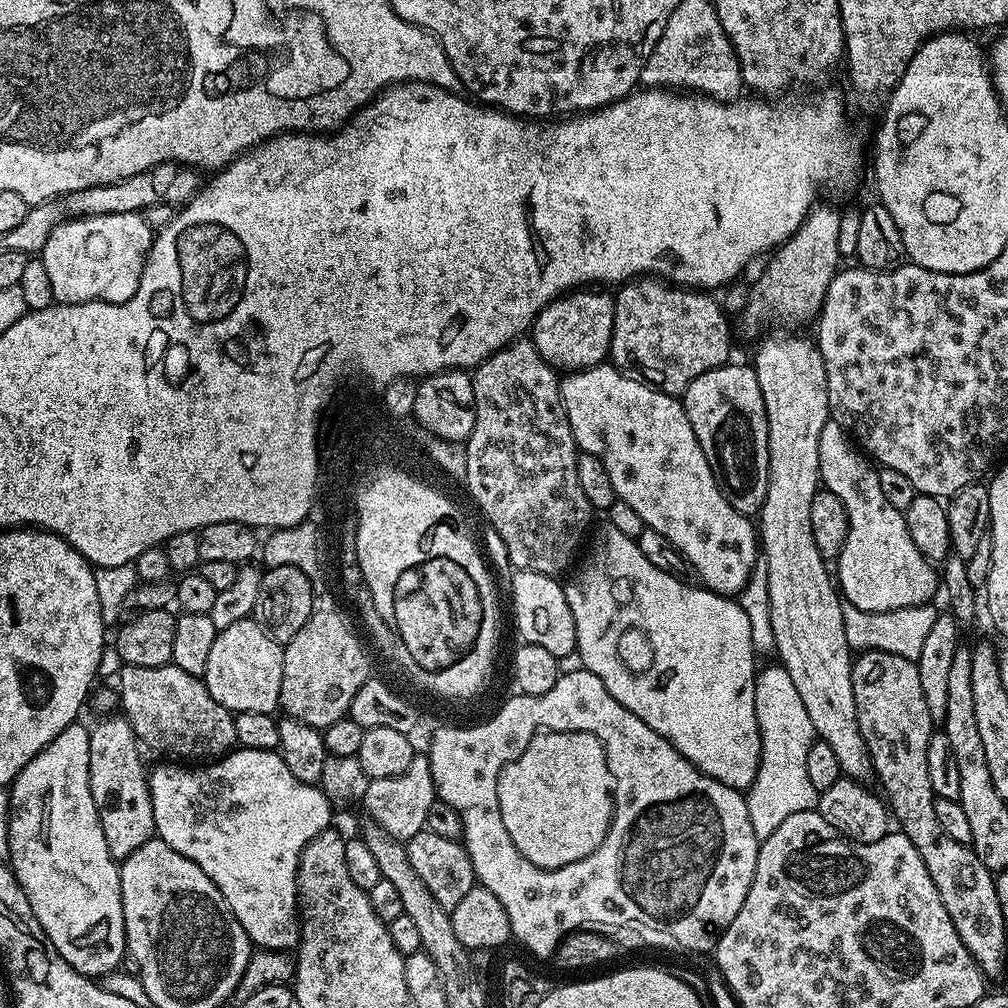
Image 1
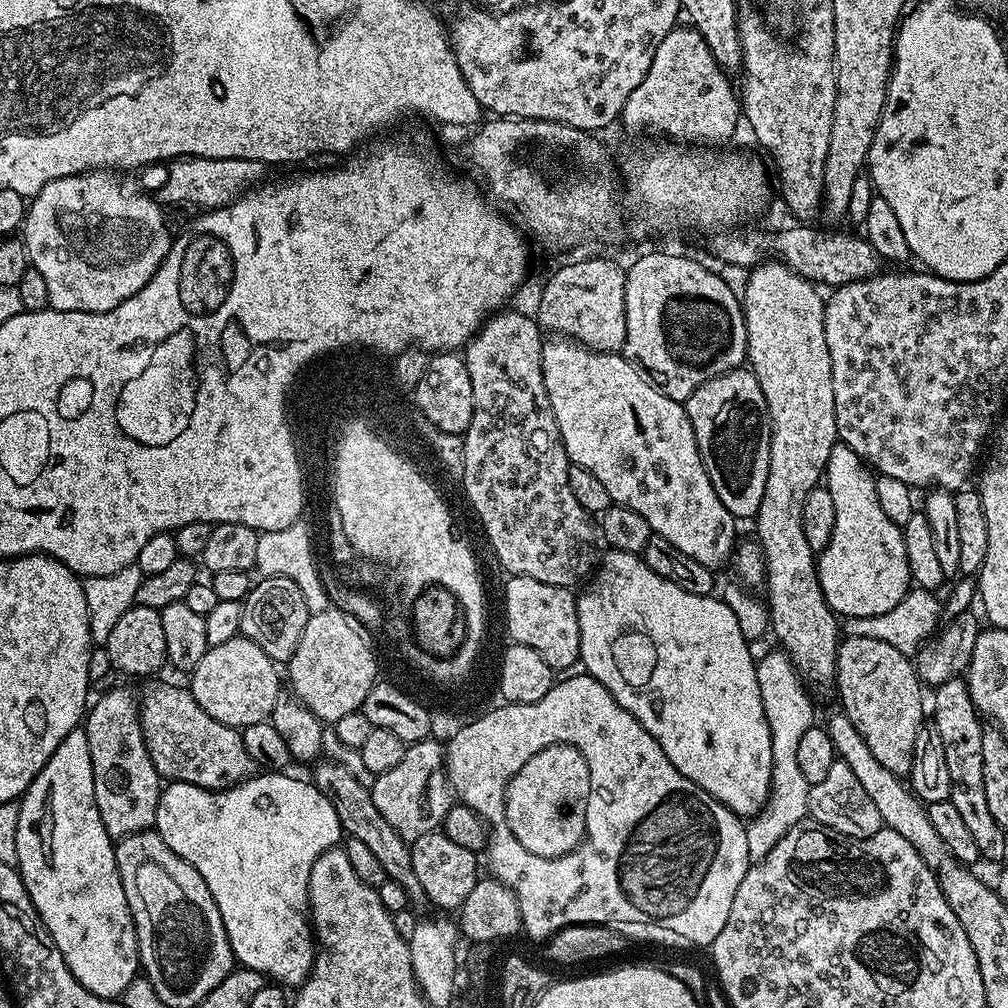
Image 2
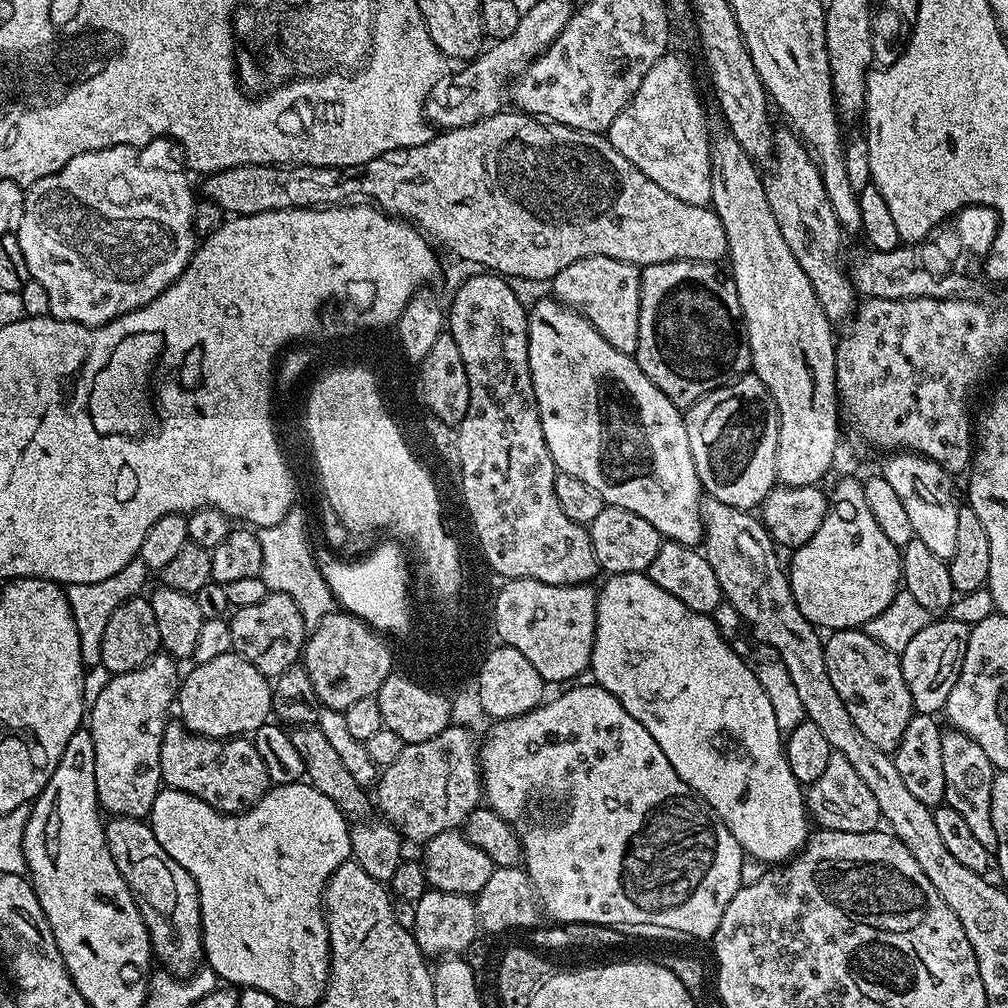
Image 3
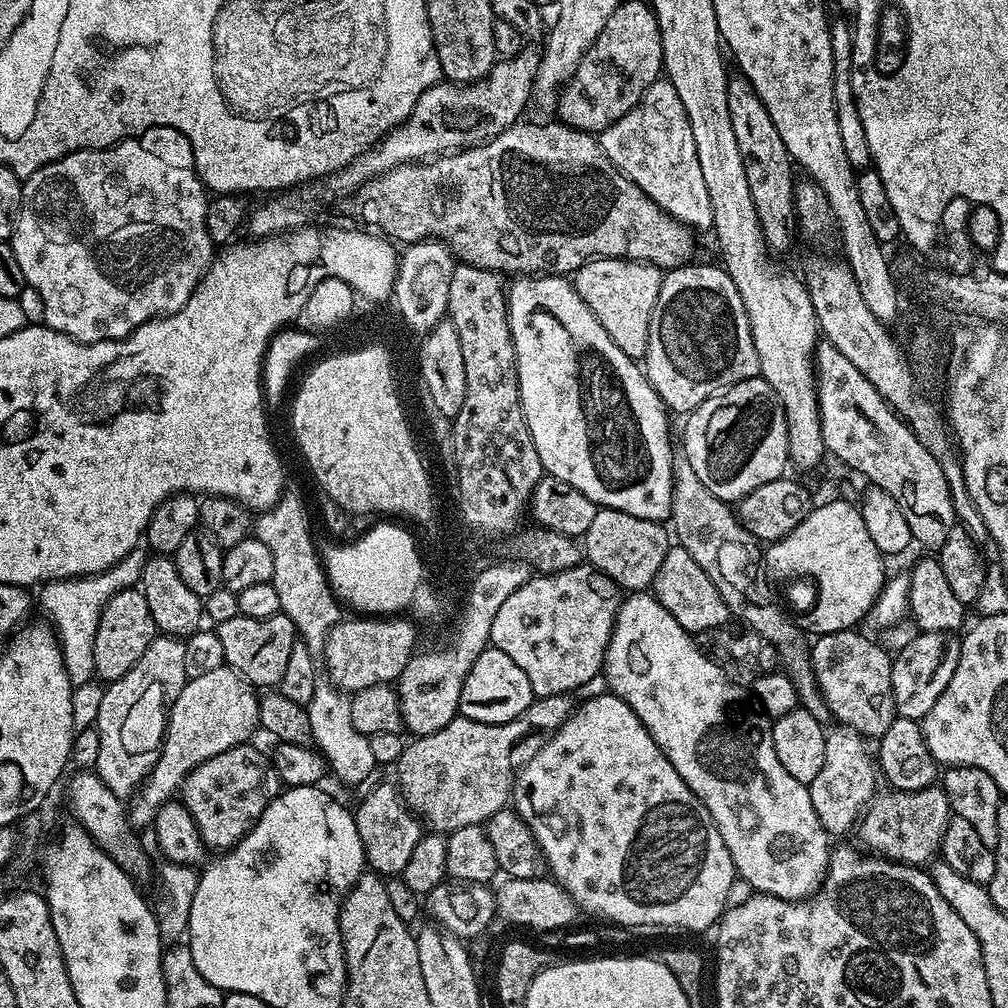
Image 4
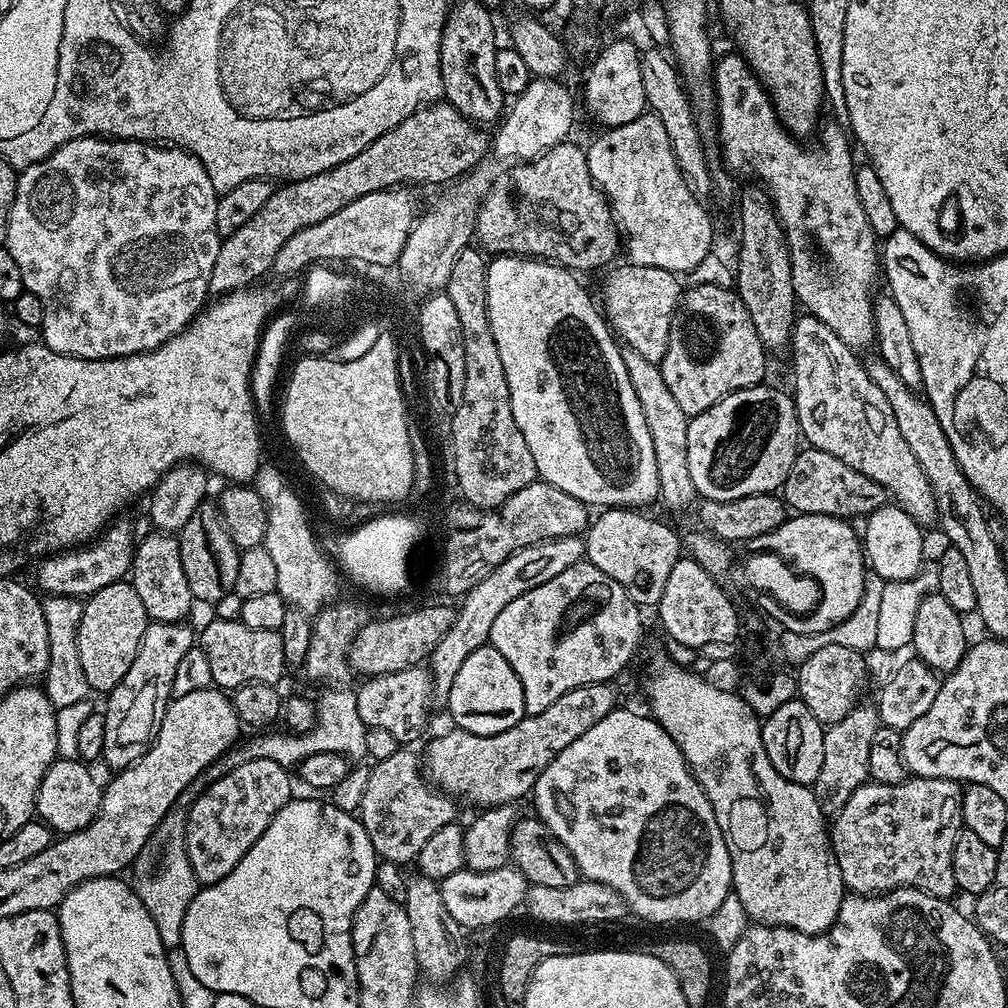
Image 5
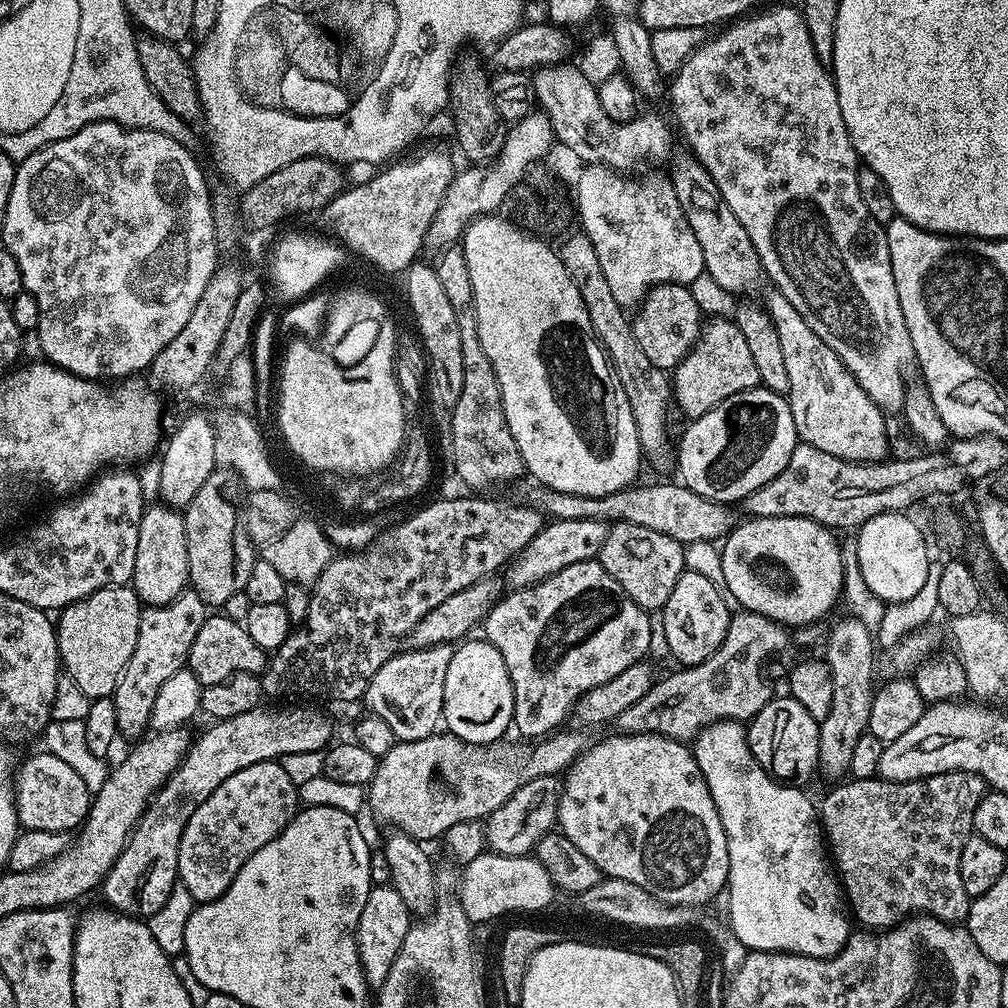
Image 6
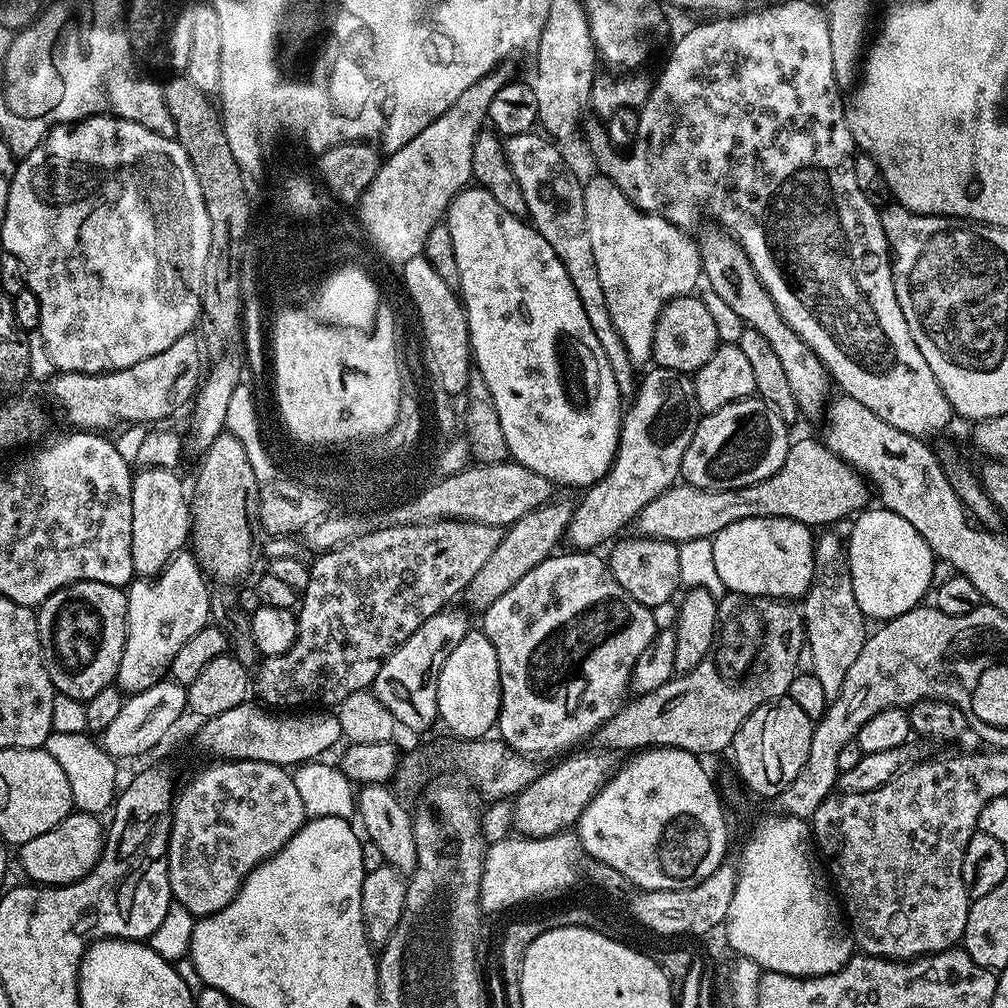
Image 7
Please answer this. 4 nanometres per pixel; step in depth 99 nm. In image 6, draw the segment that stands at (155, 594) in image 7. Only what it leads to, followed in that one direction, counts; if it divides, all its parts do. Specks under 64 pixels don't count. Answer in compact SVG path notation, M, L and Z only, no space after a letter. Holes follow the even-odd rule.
M191 590L178 594L168 604L153 604L141 611L138 646L134 646L134 654L130 654L130 662L124 667L114 693L118 733L121 737L140 738L149 731L151 711L154 710L158 690L162 689L162 684L176 671L185 667L188 651L198 630L202 630L204 619L204 600L197 592Z

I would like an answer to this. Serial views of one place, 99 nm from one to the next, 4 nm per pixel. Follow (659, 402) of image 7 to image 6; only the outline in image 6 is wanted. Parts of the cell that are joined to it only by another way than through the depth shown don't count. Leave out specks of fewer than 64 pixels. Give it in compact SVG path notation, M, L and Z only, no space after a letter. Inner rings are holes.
M570 518L545 523L544 529L517 556L513 556L507 565L507 587L512 590L529 588L558 574L558 570L566 570L566 566L574 566L574 562L597 559L606 542L608 529L609 525L605 521L590 518Z

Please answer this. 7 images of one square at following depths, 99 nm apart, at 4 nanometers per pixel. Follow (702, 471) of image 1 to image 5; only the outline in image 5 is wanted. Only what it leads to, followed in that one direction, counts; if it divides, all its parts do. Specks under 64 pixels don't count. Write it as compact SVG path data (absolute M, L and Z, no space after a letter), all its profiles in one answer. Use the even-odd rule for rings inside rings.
M496 254L488 260L486 270L486 310L490 318L490 334L494 334L494 342L498 346L498 354L502 357L502 370L506 370L506 382L510 386L510 406L514 410L514 422L518 430L522 430L522 438L526 438L526 446L530 446L530 454L534 454L534 466L539 479L548 484L558 486L558 490L566 490L566 494L574 494L582 503L595 506L623 506L628 509L639 509L642 505L654 501L660 495L658 486L658 462L654 462L654 442L650 439L650 426L646 426L646 414L642 414L642 402L638 402L638 394L634 394L634 386L630 386L630 374L626 374L626 362L622 362L621 345L601 309L588 297L588 292L579 284L575 271L554 264L551 260L538 260L526 256Z

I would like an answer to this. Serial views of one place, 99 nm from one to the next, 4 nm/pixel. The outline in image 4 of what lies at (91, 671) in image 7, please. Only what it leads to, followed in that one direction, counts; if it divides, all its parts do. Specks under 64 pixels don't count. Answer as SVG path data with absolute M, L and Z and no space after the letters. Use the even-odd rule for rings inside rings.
M139 587L122 590L114 594L102 610L97 633L94 634L94 666L95 675L101 681L111 682L122 678L146 654L146 646L155 640L158 629L154 618L150 618L150 606L146 606L146 598Z

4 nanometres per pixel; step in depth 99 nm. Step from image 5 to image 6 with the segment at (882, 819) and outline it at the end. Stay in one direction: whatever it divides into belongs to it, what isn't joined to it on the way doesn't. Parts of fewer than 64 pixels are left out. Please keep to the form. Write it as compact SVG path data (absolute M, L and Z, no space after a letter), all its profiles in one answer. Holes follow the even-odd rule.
M947 772L946 774L934 774L921 780L907 780L906 782L894 782L892 780L881 780L879 778L849 779L847 782L840 782L824 801L819 801L818 815L822 825L822 831L826 841L827 851L834 865L835 871L840 877L844 889L846 903L854 917L857 925L868 930L887 930L901 924L913 914L933 916L944 920L948 924L960 924L968 919L968 906L970 897L966 894L966 886L962 886L962 874L960 873L960 859L962 858L962 846L973 835L972 819L974 818L974 806L986 791L984 779L978 774L969 772Z

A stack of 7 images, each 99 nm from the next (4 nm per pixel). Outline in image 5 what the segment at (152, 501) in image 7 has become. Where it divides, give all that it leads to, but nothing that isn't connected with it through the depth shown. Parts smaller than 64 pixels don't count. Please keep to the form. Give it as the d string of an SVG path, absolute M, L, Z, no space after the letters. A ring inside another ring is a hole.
M149 531L144 541L135 545L130 569L130 583L138 590L142 606L146 606L149 621L158 624L178 624L194 605L190 582L186 582L186 570L182 570L180 541L167 532Z

